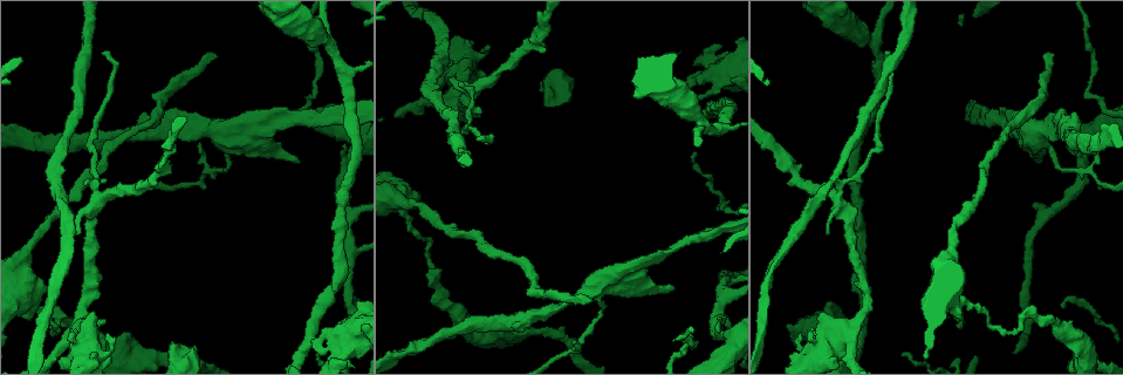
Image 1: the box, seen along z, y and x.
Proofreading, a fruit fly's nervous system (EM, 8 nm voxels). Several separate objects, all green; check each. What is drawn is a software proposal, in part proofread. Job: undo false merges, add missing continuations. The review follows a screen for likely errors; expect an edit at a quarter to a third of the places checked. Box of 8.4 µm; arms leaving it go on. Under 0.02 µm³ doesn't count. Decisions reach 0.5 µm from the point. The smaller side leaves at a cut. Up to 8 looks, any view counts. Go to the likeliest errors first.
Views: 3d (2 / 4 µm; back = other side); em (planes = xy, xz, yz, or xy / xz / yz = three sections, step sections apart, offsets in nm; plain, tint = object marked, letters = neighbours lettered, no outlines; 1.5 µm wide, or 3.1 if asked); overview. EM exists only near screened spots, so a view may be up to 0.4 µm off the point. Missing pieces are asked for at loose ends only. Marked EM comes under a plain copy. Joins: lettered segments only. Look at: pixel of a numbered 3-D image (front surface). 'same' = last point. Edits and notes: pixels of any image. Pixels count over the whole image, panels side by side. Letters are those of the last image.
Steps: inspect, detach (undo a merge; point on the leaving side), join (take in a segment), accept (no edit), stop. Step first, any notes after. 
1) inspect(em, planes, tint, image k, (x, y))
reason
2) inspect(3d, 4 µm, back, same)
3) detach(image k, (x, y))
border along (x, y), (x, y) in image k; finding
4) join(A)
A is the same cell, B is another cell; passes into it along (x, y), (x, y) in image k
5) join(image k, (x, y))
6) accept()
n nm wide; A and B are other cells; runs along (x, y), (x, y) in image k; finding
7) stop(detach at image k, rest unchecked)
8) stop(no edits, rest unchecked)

inspect(3d, 4 µm, image 1, (592, 299))
long arm stops here

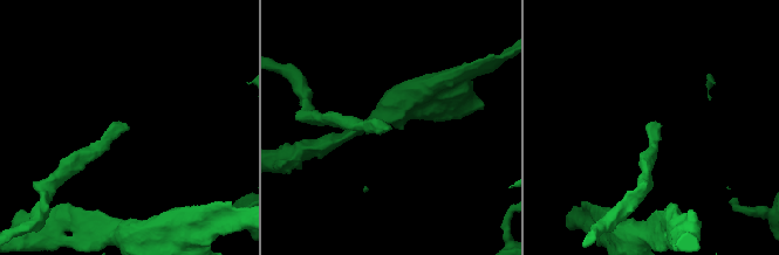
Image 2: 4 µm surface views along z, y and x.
inspect(em, planes, letters, image 2, (127, 130))
now the EM

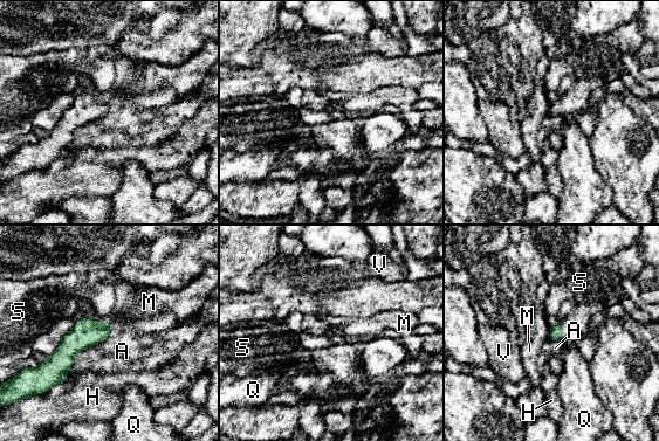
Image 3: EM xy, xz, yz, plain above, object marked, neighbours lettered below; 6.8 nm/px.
accept()
A touches over 220 nm; A, H, M, Q, S and V are other cells; border along (84, 350), (75, 355), (67, 376) in image 3; none of them fits

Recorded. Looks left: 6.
inspect(em, planes, letters, image 1, (170, 346))
thick end

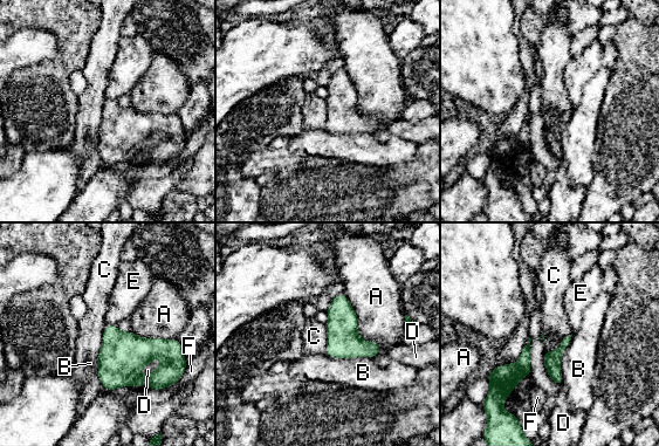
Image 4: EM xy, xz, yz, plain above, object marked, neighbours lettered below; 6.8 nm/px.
accept()
A, B, C, D, E and F are other cells; border along (107, 324), (96, 358) in image 4; no lettered segment goes on from it

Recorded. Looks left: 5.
inspect(3d, 2 µm, back, image 1, (228, 157))
calibre changes

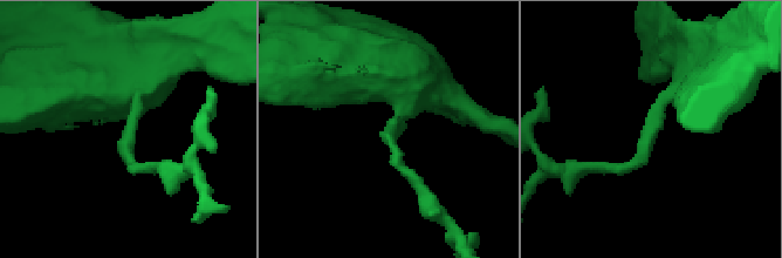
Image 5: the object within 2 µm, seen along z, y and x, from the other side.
inspect(em, planes, tint, image 5, (389, 132))

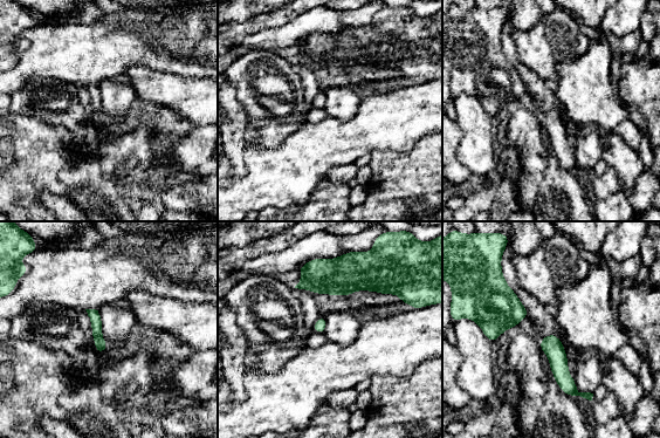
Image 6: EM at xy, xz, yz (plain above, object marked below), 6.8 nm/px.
inspect(em, planes, letters, same)

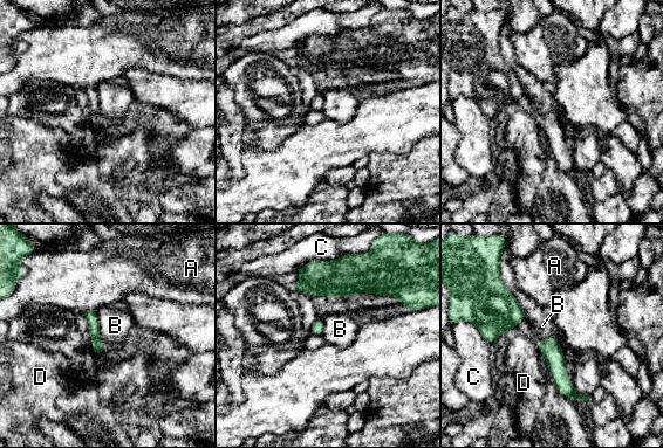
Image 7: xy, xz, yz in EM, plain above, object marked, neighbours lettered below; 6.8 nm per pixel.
accept()
A, B, C and D are other cells; border along (95, 311), (100, 340), (107, 347) in image 7; all the same cell

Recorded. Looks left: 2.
stop(no edits, rest unchecked)

